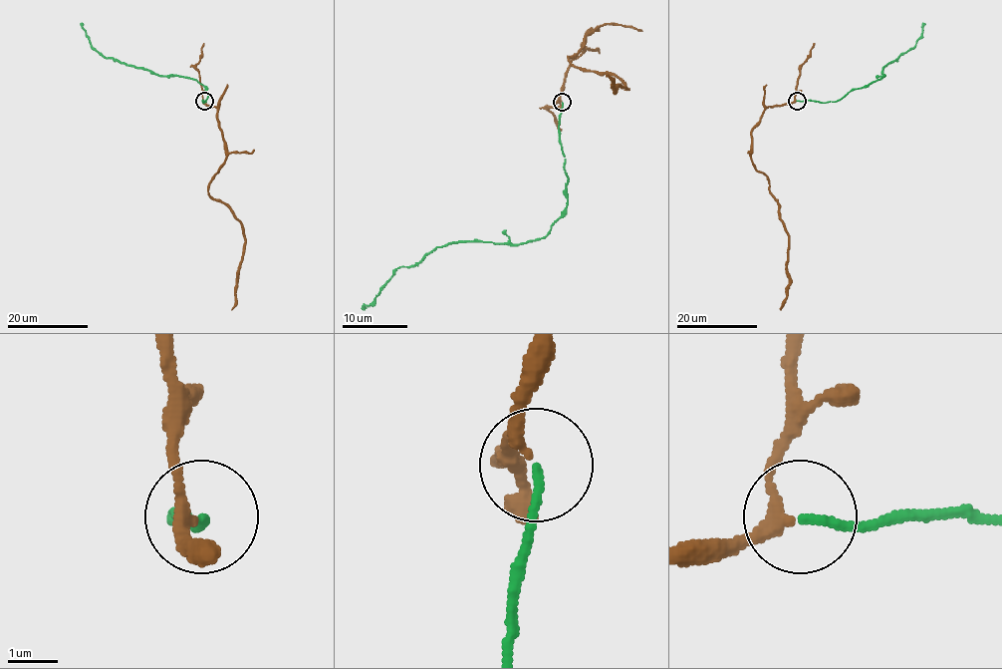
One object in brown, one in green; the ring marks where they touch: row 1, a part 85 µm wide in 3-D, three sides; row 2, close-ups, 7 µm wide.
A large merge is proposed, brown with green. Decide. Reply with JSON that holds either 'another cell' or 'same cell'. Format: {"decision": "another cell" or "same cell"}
{"decision": "same cell"}

